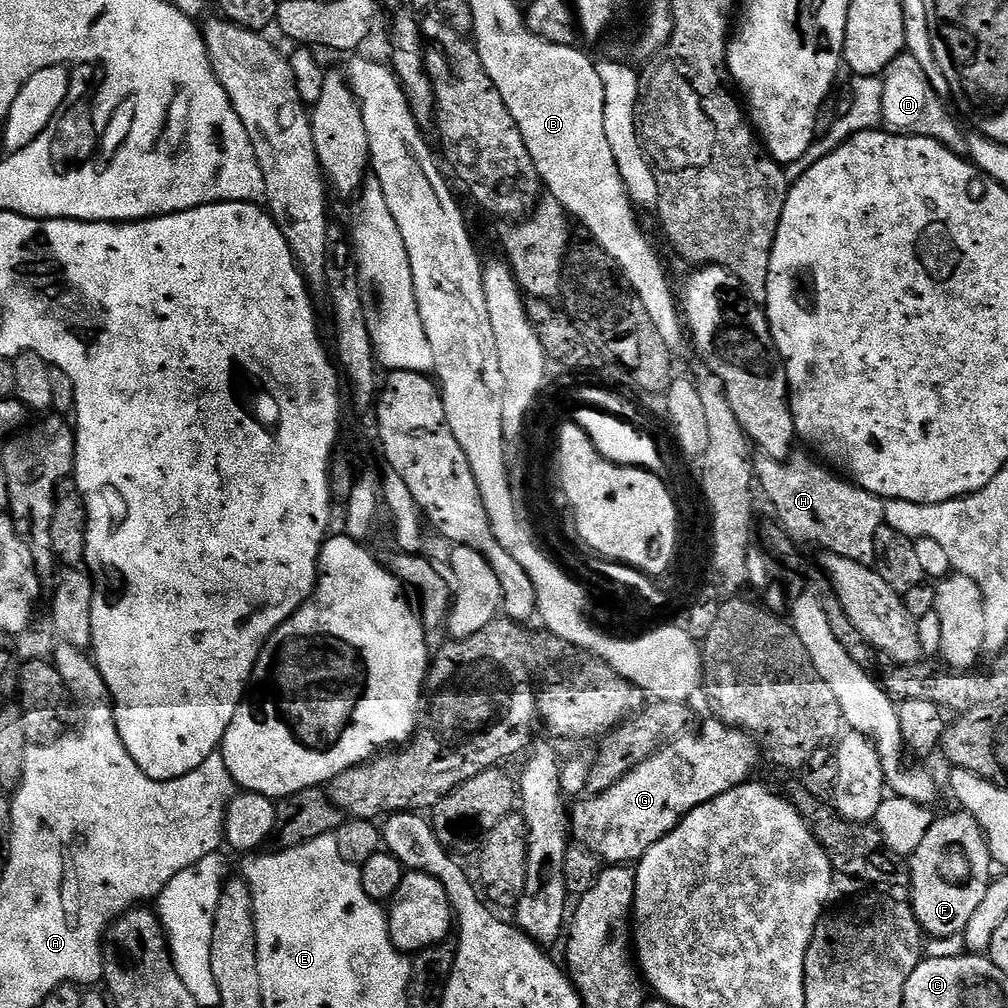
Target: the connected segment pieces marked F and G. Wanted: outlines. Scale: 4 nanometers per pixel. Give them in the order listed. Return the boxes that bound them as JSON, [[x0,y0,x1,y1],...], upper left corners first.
[[908,811,994,938],[570,718,762,866]]

